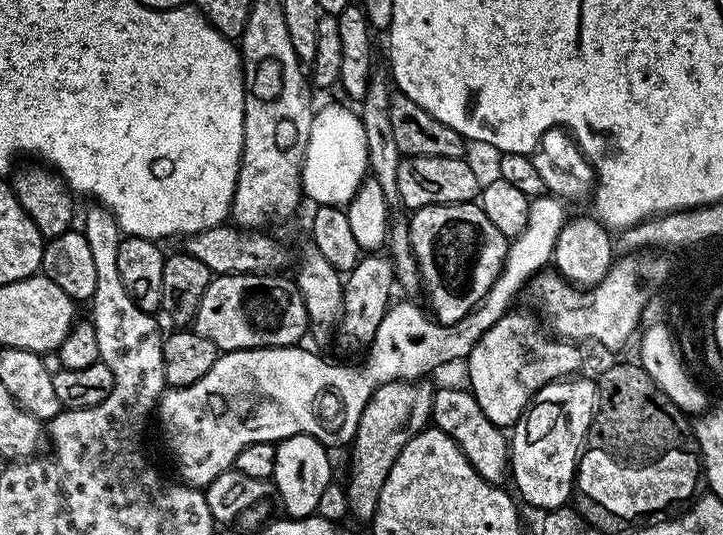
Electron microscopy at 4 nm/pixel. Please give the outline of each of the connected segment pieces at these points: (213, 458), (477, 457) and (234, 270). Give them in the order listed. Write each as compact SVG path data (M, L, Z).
M531 211L526 230L522 230L522 234L515 237L508 245L504 268L498 274L494 286L490 286L482 303L456 324L438 326L435 319L426 314L423 307L420 309L416 304L393 303L384 313L382 322L366 349L368 357L365 358L361 368L350 368L346 364L331 364L330 361L323 360L318 353L304 348L305 346L240 348L236 352L220 352L214 366L210 366L210 370L202 374L198 382L185 388L169 387L160 397L158 420L160 416L160 428L164 431L164 440L180 463L179 479L193 486L207 486L210 482L214 482L214 478L218 478L218 474L227 472L235 465L238 454L242 454L246 446L254 446L258 442L276 444L298 434L318 438L318 442L322 442L332 450L342 447L343 444L344 447L351 445L356 436L356 427L362 410L376 388L395 380L419 380L427 377L429 375L427 372L432 372L435 368L450 363L451 360L467 361L470 350L474 350L482 334L486 334L486 330L490 330L494 322L508 315L513 307L512 299L523 288L525 291L526 285L537 272L549 267L556 239L565 223L566 216L560 212Z
M437 387L432 394L432 418L431 423L435 431L446 434L448 439L453 440L457 448L462 450L462 454L470 462L472 471L478 473L480 478L490 486L503 485L510 476L510 440L506 435L505 429L494 426L486 414L482 414L482 406L472 396L467 387L461 388L439 388Z
M225 222L213 228L195 232L183 241L182 248L194 258L198 258L198 262L206 262L208 269L217 276L237 276L251 272L283 273L284 267L288 263L288 267L293 263L293 249L291 252L282 241L275 240L274 237L267 236L268 234L264 230L249 230Z

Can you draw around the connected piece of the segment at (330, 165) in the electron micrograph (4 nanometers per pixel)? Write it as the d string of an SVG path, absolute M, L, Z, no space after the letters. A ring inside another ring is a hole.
M324 104L321 108L319 105L312 114L310 142L306 142L300 186L303 195L307 199L309 196L316 206L346 206L369 175L366 130L362 130L359 115L344 104Z

